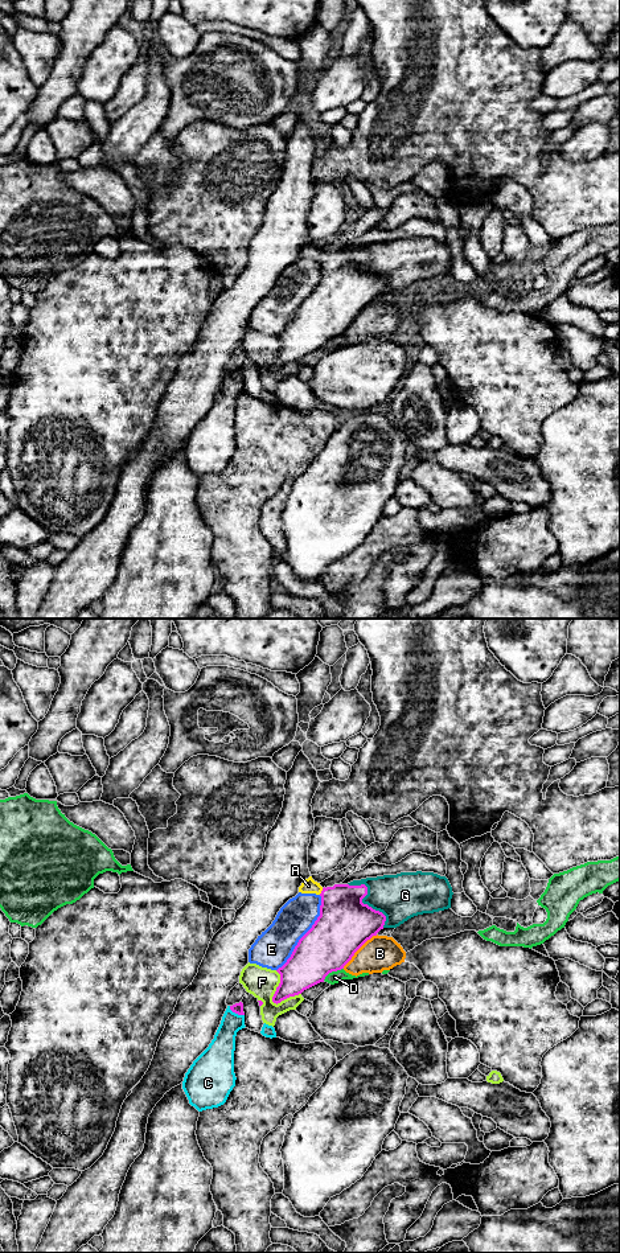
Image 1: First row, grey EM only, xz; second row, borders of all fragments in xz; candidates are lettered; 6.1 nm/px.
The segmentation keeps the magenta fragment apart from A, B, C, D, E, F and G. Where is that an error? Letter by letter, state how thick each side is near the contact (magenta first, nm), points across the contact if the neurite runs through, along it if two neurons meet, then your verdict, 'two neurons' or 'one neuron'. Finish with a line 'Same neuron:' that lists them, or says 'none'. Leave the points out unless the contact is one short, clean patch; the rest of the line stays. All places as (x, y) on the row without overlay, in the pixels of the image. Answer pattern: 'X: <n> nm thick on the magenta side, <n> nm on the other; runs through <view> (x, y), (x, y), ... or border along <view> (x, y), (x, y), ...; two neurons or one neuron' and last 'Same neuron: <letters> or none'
A: 320 nm thick on the magenta side, 90 nm on the other; runs through xz (345, 288), (341, 276), (321, 257), (308, 251); one neuron
B: 320 nm thick on the magenta side, 220 nm on the other; two neurons
C: 60 nm thick on the magenta side, 160 nm on the other; two neurons
D: 320 nm thick on the magenta side, 80 nm on the other; two neurons
E: 320 nm thick on the magenta side, 220 nm on the other; two neurons
F: 220 nm thick on the magenta side, 190 nm on the other; two neurons
G: 320 nm thick on the magenta side, 280 nm on the other; two neurons
Same neuron: A

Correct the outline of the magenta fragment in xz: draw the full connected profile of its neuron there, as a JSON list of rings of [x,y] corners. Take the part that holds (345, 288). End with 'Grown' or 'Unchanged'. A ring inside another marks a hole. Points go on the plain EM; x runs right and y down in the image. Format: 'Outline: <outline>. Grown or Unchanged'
Outline: [[[309,242],[301,248],[299,258],[321,262],[320,282],[299,305],[287,328],[276,336],[280,340],[280,349],[272,362],[272,367],[276,370],[324,348],[329,338],[344,334],[354,319],[383,295],[386,287],[386,282],[382,278],[362,268],[362,264],[368,260],[365,250],[334,250],[333,252],[323,254],[320,248]]]. Grown

